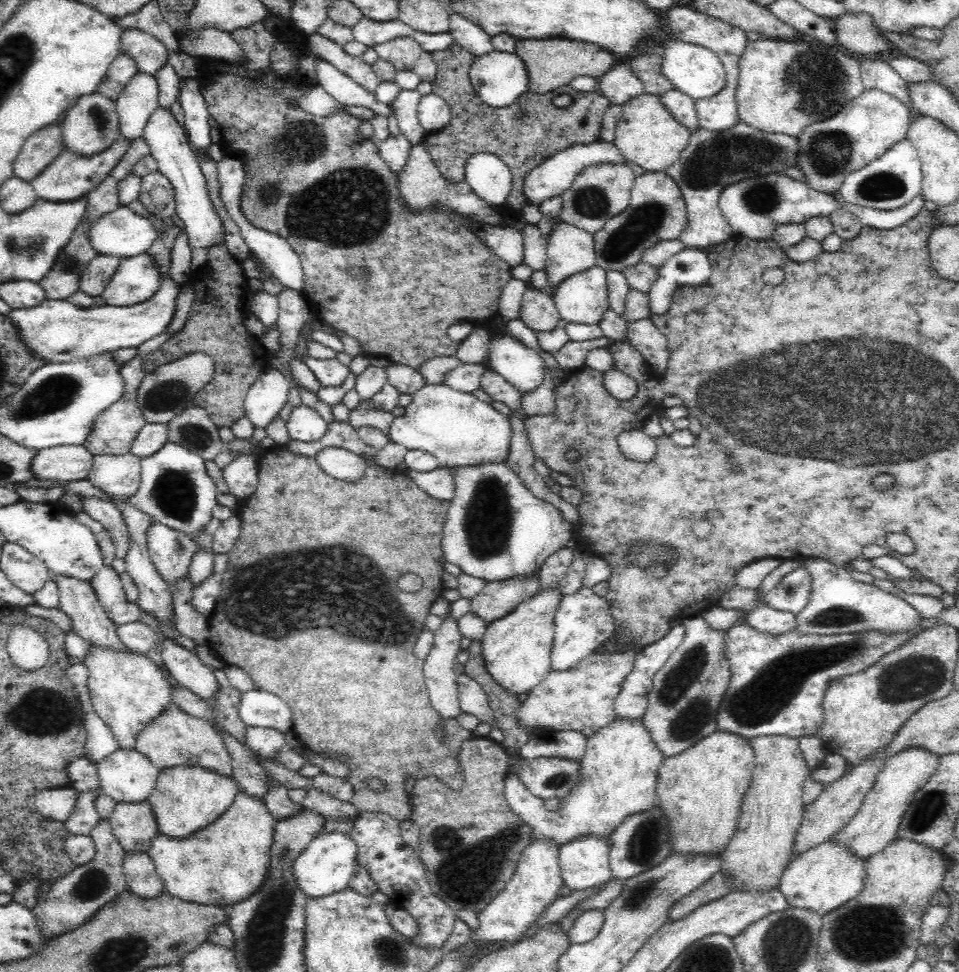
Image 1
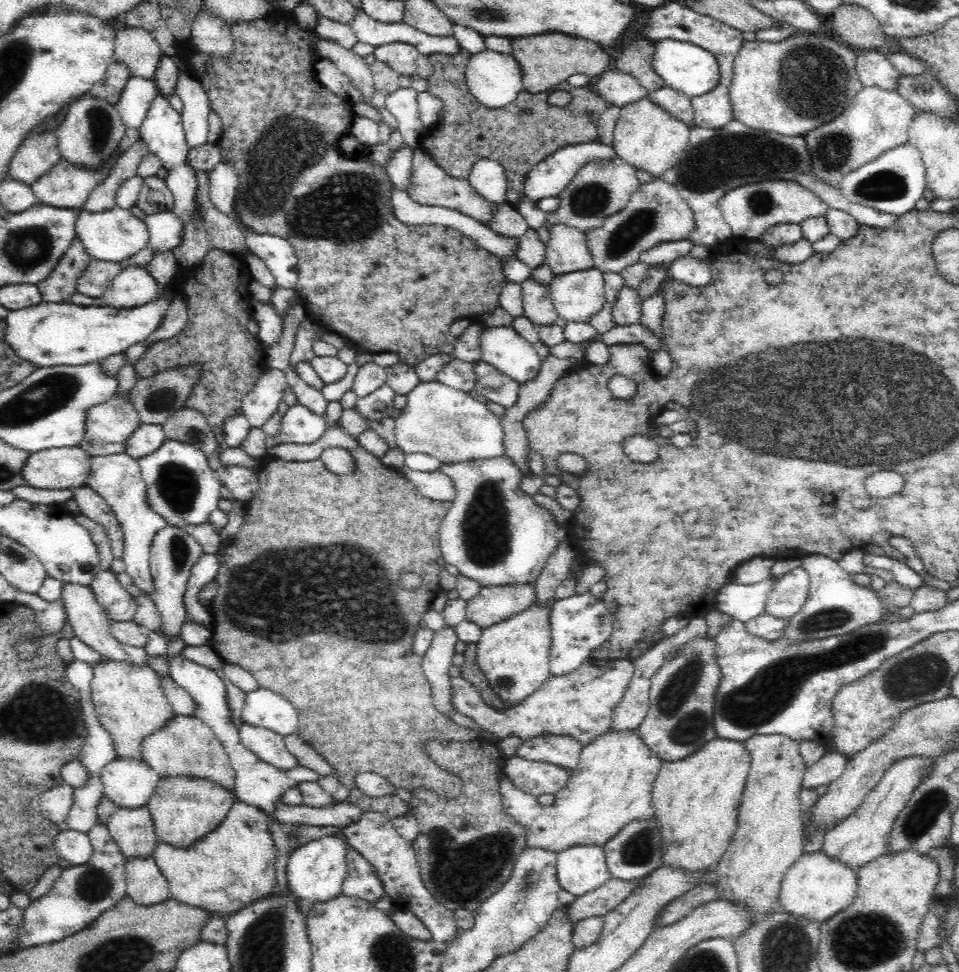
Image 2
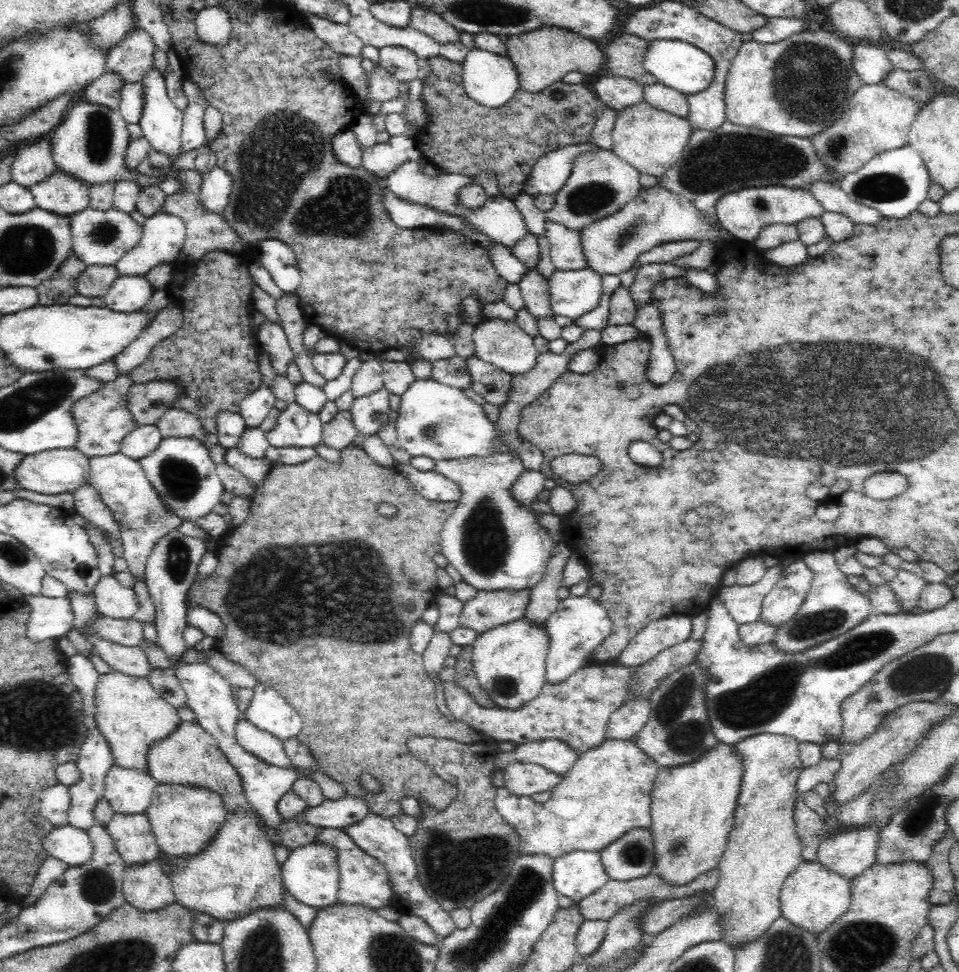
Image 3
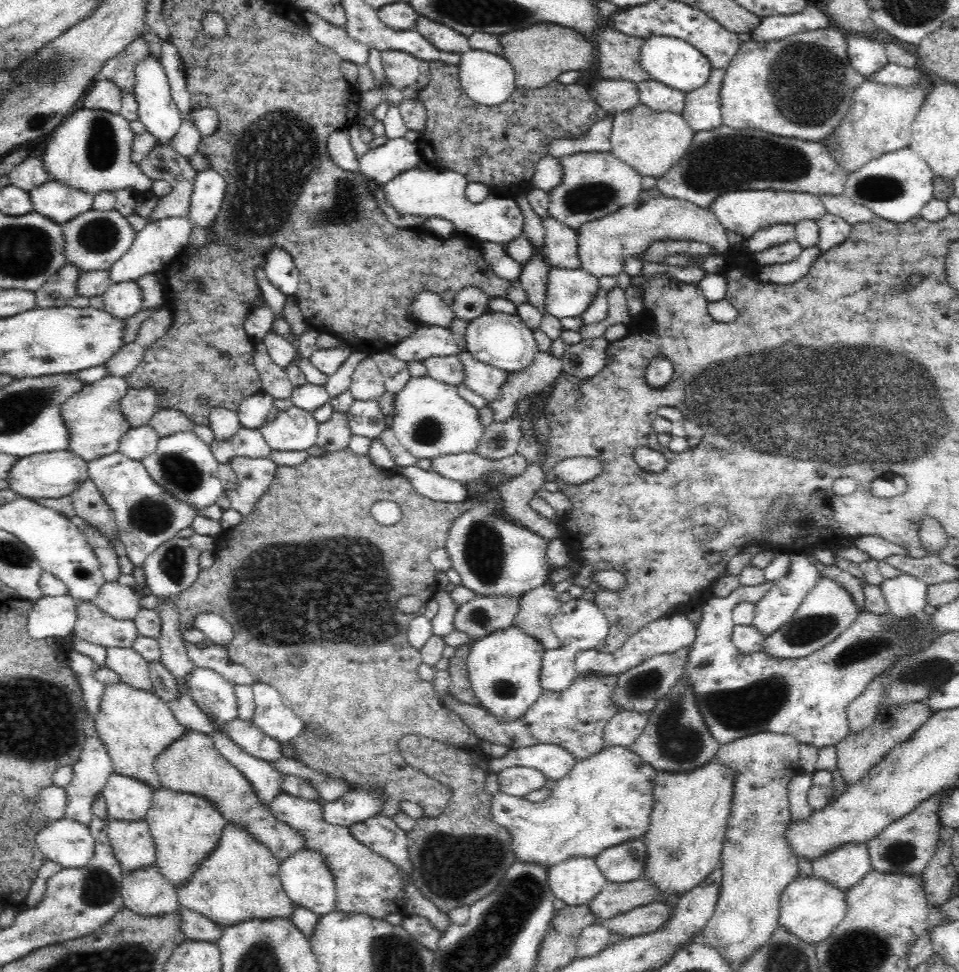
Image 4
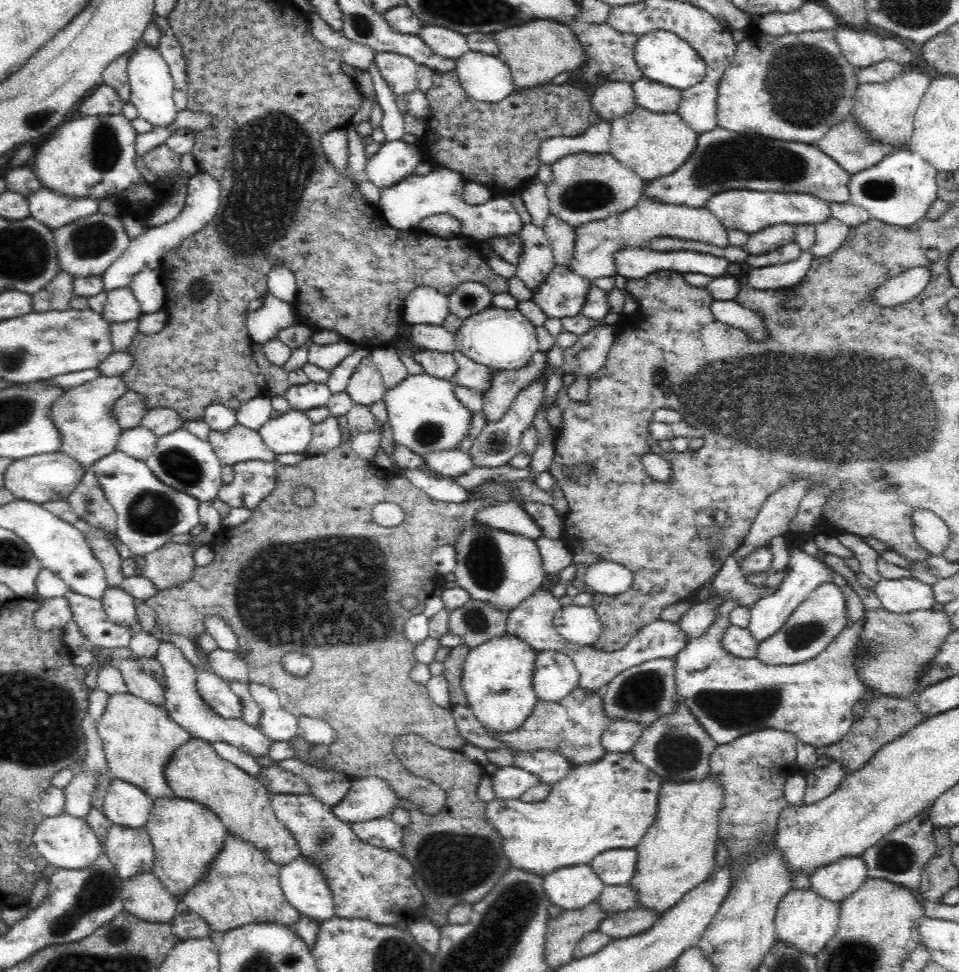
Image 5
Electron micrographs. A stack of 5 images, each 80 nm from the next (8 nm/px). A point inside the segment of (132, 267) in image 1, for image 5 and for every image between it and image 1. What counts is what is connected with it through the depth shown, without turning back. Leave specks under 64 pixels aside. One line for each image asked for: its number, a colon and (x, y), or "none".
2: (133, 286)
3: (131, 293)
4: (123, 300)
5: (121, 306)

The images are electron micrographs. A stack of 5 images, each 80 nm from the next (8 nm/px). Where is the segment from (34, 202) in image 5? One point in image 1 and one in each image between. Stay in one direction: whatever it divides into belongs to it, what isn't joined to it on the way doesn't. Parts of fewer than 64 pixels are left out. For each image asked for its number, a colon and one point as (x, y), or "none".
1: (70, 175)
2: (66, 185)
3: (61, 193)
4: (59, 202)

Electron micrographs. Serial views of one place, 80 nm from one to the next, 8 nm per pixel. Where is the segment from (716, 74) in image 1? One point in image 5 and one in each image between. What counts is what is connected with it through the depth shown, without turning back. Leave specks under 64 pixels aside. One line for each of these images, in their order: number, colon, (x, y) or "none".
2: (686, 67)
3: (678, 64)
4: (678, 64)
5: (663, 57)

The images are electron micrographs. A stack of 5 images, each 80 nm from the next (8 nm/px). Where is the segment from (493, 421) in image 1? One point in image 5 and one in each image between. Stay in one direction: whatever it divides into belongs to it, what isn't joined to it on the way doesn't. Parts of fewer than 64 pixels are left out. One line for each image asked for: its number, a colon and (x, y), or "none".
2: (451, 425)
3: (436, 420)
4: (431, 419)
5: (426, 416)

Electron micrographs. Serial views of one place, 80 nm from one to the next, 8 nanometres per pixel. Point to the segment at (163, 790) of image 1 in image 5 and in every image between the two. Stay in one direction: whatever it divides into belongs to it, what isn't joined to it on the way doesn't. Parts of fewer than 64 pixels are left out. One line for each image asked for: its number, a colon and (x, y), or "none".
2: (183, 808)
3: (183, 818)
4: (186, 828)
5: (186, 835)

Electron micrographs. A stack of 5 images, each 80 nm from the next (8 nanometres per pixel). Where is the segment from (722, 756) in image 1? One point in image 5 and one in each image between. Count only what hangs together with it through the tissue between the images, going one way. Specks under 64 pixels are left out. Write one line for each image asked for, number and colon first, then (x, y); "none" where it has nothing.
2: (696, 800)
3: (694, 805)
4: (688, 823)
5: (678, 852)

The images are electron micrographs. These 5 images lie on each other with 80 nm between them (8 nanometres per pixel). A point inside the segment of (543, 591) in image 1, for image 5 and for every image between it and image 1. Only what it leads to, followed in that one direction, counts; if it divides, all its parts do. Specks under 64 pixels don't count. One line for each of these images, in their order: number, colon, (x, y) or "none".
2: (514, 654)
3: (509, 660)
4: (504, 667)
5: (497, 677)

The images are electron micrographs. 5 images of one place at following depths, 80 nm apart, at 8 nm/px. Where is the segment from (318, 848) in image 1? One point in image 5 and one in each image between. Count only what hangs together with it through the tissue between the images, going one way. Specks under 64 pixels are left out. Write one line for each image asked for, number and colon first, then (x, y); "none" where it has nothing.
2: (316, 871)
3: (311, 874)
4: (305, 876)
5: (306, 889)

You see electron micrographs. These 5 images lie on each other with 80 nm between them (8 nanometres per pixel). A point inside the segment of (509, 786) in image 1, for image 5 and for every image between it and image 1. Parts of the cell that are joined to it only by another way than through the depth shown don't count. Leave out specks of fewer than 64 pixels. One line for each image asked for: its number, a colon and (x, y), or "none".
2: (612, 785)
3: (608, 791)
4: (606, 798)
5: (610, 803)

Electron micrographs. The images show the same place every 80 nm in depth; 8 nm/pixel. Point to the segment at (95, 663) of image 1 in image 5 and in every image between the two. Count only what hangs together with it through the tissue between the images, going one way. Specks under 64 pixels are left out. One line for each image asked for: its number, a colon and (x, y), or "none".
2: (129, 699)
3: (131, 714)
4: (135, 725)
5: (138, 737)

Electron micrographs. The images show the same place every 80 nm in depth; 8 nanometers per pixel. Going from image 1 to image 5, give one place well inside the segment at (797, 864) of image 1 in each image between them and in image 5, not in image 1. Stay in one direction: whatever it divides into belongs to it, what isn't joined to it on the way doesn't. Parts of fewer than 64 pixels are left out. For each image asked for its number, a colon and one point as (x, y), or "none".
2: (815, 887)
3: (812, 897)
4: (810, 907)
5: (805, 919)

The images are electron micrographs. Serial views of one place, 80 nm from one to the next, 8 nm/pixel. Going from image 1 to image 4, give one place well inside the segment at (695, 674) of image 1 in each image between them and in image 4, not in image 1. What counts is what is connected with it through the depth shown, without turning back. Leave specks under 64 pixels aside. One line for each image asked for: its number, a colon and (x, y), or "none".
2: (680, 720)
3: (678, 731)
4: (676, 738)

